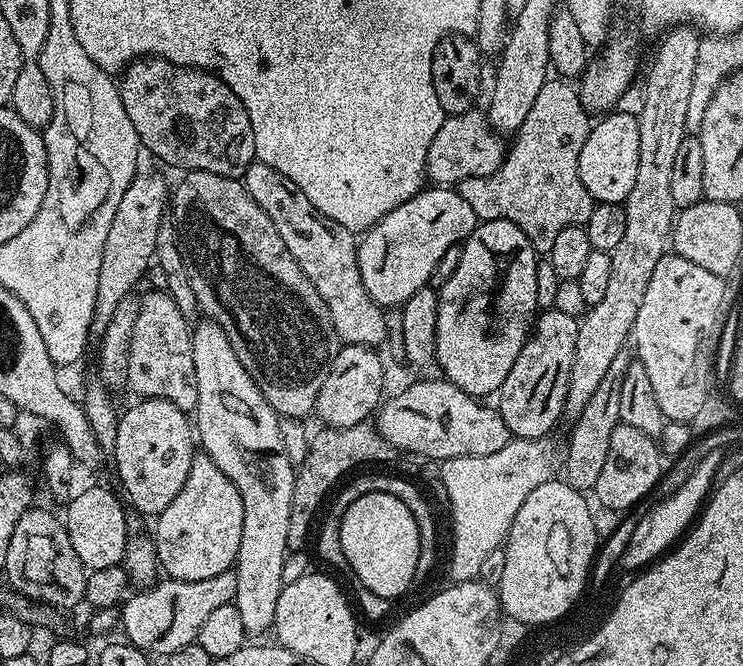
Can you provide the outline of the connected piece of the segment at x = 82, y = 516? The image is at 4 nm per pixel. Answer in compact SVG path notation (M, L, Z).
M88 488L85 492L79 492L77 491L66 504L66 527L75 553L81 558L85 568L93 572L120 564L124 558L128 537L126 508L121 497L116 497L108 488Z

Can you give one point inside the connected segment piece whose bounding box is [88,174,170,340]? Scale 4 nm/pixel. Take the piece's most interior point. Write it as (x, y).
(131, 243)

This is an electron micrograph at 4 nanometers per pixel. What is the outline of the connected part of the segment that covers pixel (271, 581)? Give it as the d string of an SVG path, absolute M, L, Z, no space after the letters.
M200 318L192 328L192 349L194 350L194 374L198 378L198 402L194 409L194 432L198 437L199 447L203 455L210 457L214 466L234 482L238 494L242 498L242 542L238 546L238 554L234 571L238 578L238 590L234 601L238 614L242 614L242 626L245 633L252 638L260 638L264 631L271 629L276 623L278 610L278 594L284 588L282 566L290 555L288 535L290 534L290 510L294 502L294 486L297 469L292 459L284 450L280 433L281 417L270 406L270 402L258 390L254 378L238 362L238 354L234 354L234 346L230 346L230 338L226 338L226 330L212 320Z

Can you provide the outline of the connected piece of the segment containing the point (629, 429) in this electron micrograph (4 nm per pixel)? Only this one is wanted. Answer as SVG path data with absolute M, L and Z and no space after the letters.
M619 424L610 438L610 454L606 454L606 466L602 466L602 475L594 489L595 503L609 508L612 512L627 513L641 503L640 499L651 497L656 483L666 471L662 461L661 446L653 437L642 434L642 430L634 430L634 426Z

